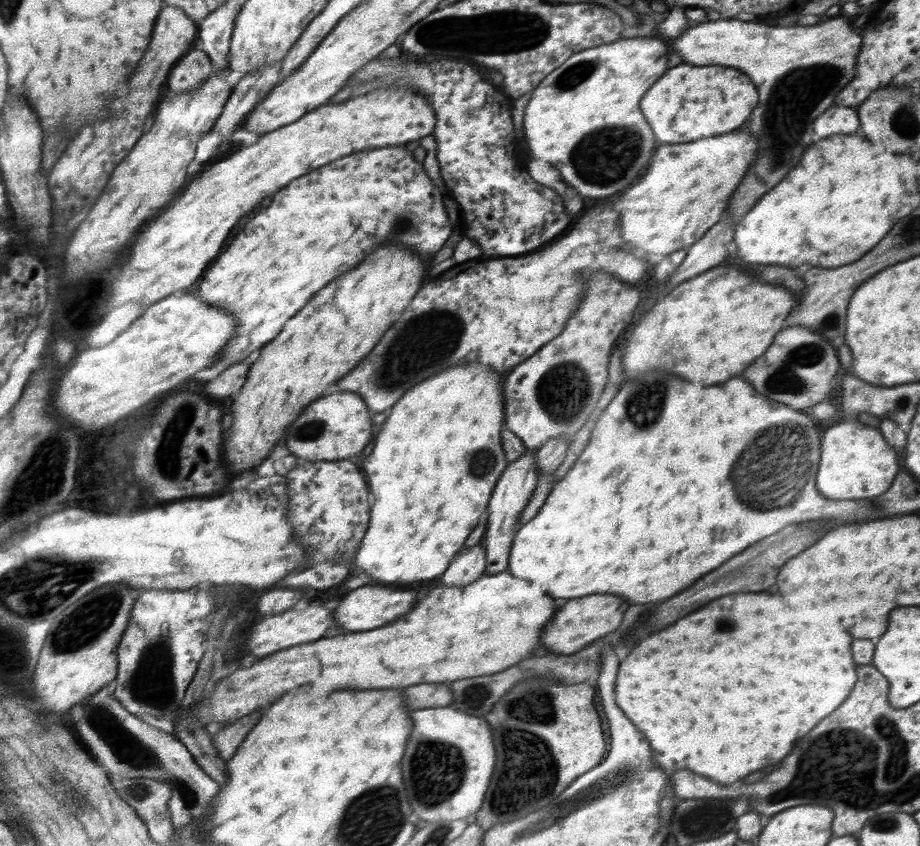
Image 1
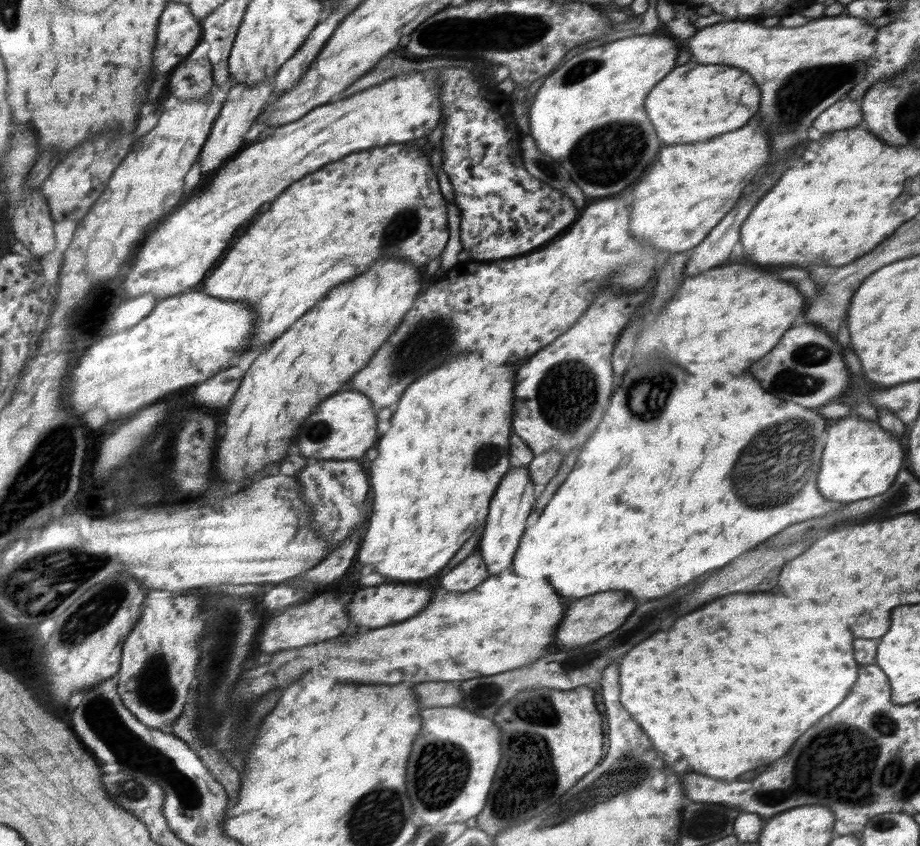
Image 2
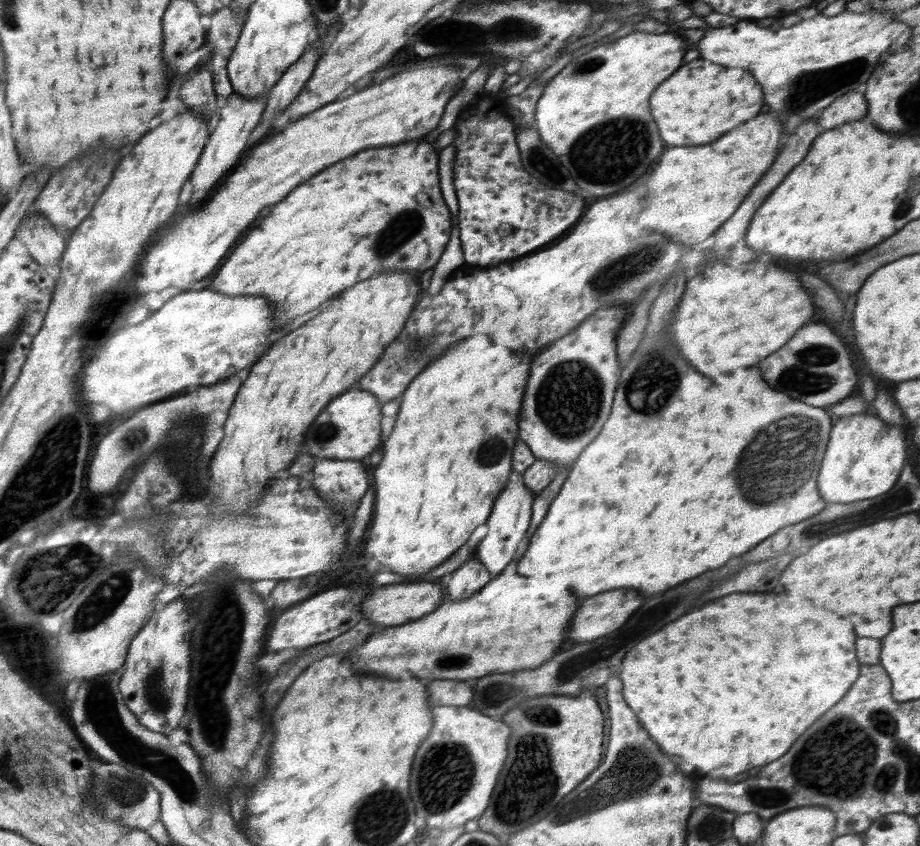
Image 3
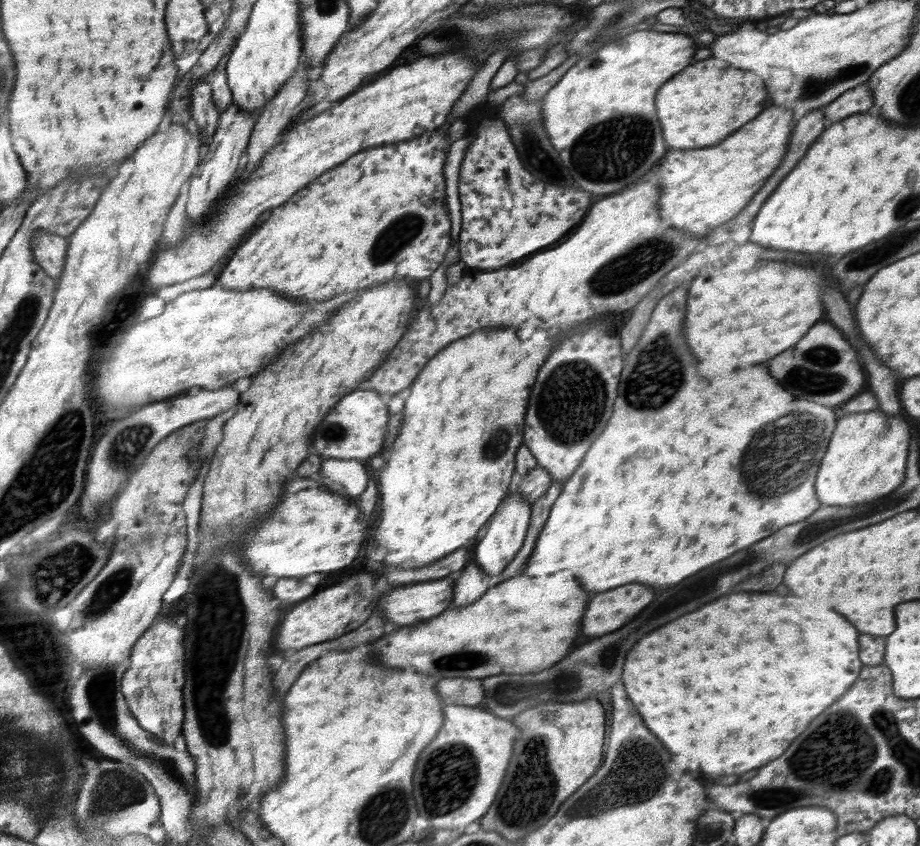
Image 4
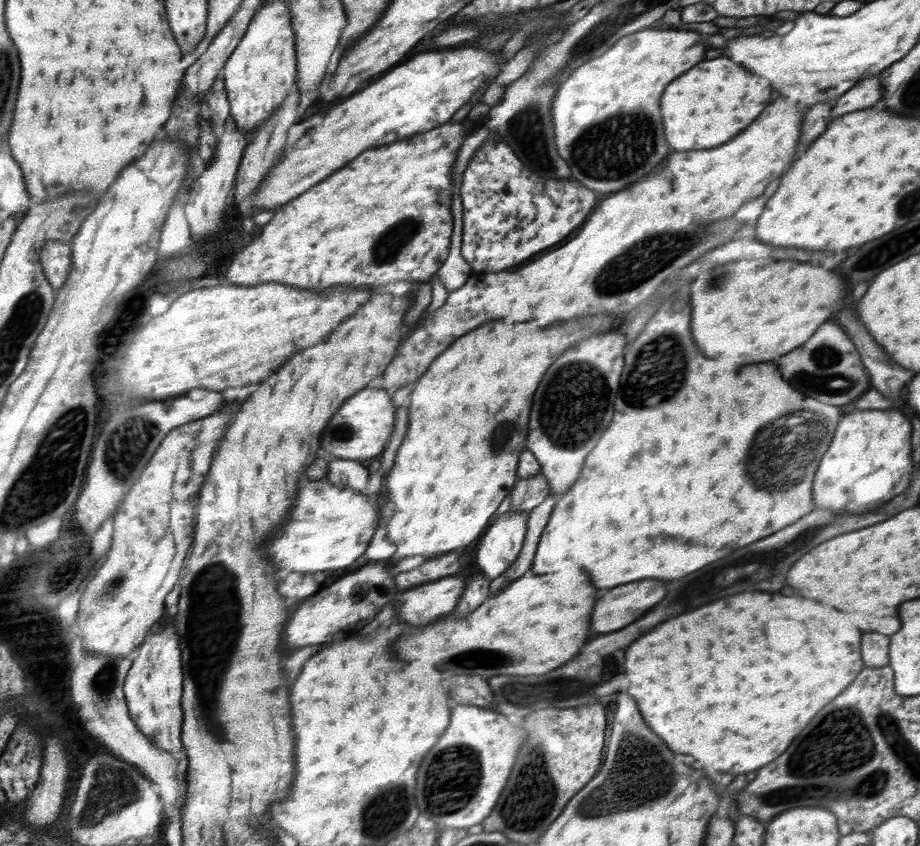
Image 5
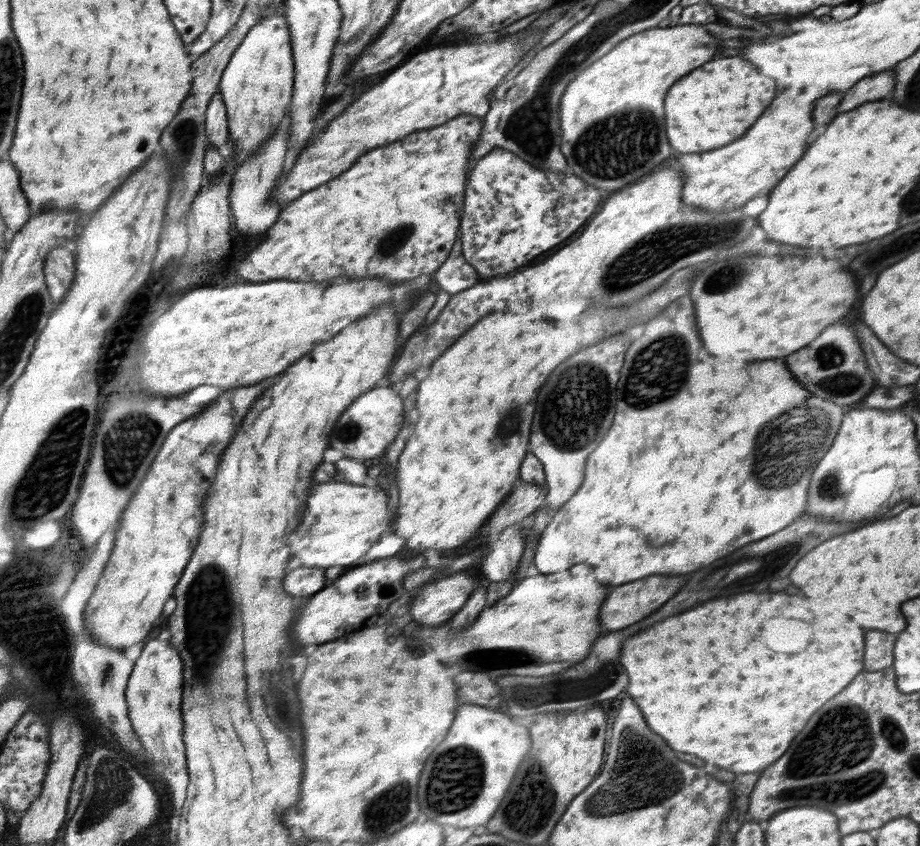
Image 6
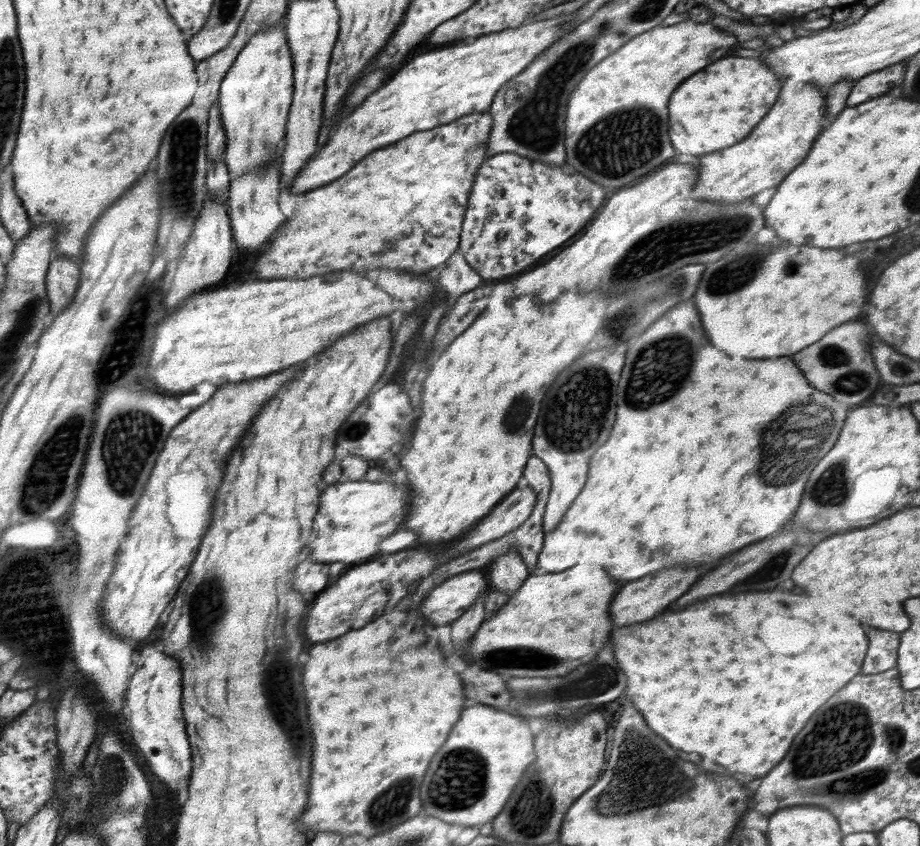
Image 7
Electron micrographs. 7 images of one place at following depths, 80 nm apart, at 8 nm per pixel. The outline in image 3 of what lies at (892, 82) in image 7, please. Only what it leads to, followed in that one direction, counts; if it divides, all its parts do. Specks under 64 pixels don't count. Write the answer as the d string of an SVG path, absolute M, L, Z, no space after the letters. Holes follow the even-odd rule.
M863 89L848 91L846 94L836 98L830 106L826 106L817 116L817 121L824 130L832 130L834 126L860 120L866 116L868 105L864 98Z

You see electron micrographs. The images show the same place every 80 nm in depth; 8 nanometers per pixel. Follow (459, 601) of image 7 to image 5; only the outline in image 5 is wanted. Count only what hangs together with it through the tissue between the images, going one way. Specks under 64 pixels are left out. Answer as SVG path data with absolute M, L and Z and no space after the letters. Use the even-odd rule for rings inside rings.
M450 576L400 594L398 612L404 622L428 626L451 614L464 592L464 578Z

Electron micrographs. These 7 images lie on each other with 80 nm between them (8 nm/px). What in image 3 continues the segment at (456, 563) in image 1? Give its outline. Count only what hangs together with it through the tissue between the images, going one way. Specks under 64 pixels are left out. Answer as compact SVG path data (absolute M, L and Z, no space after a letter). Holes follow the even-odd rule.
M473 557L466 561L458 570L450 574L444 582L448 582L448 594L452 600L464 600L476 594L482 586L490 582L492 575L486 567Z

